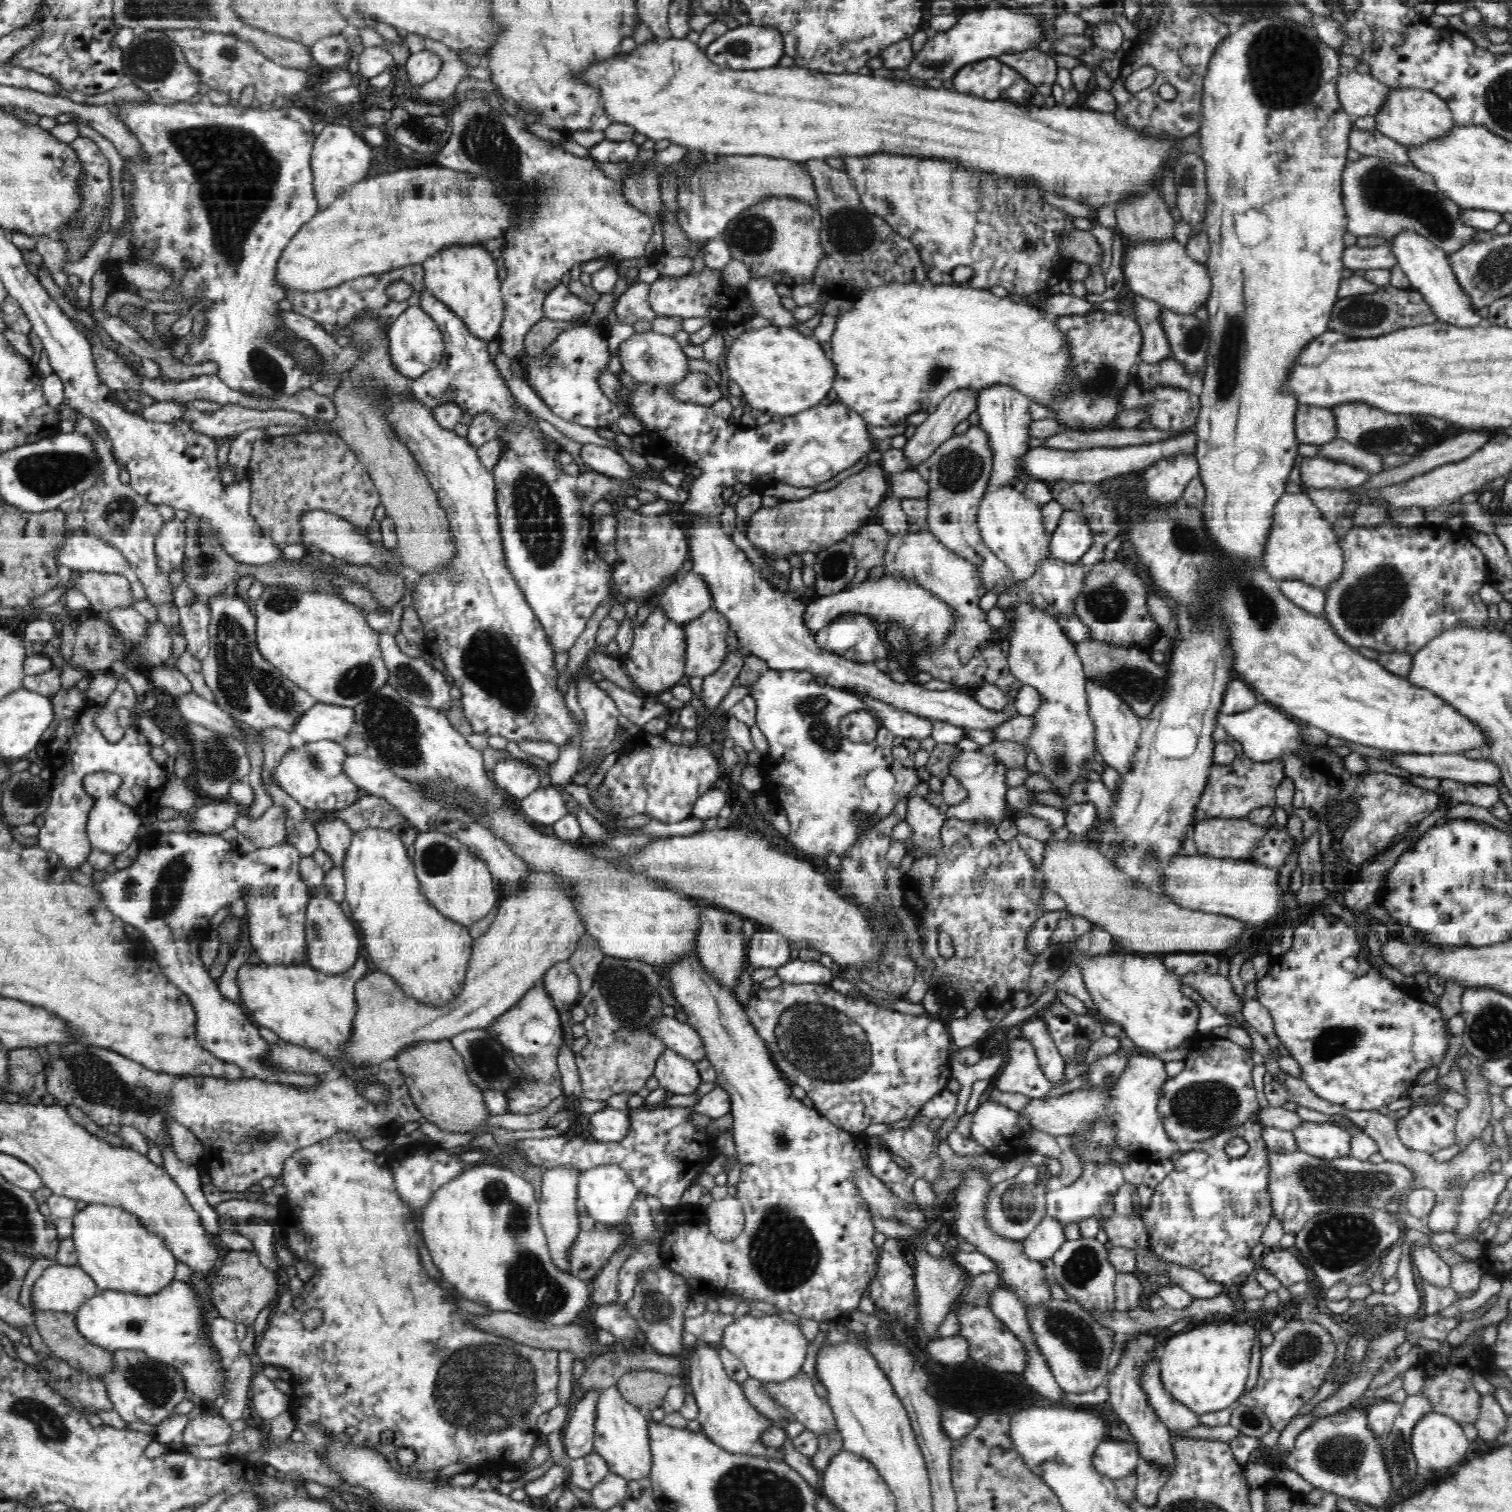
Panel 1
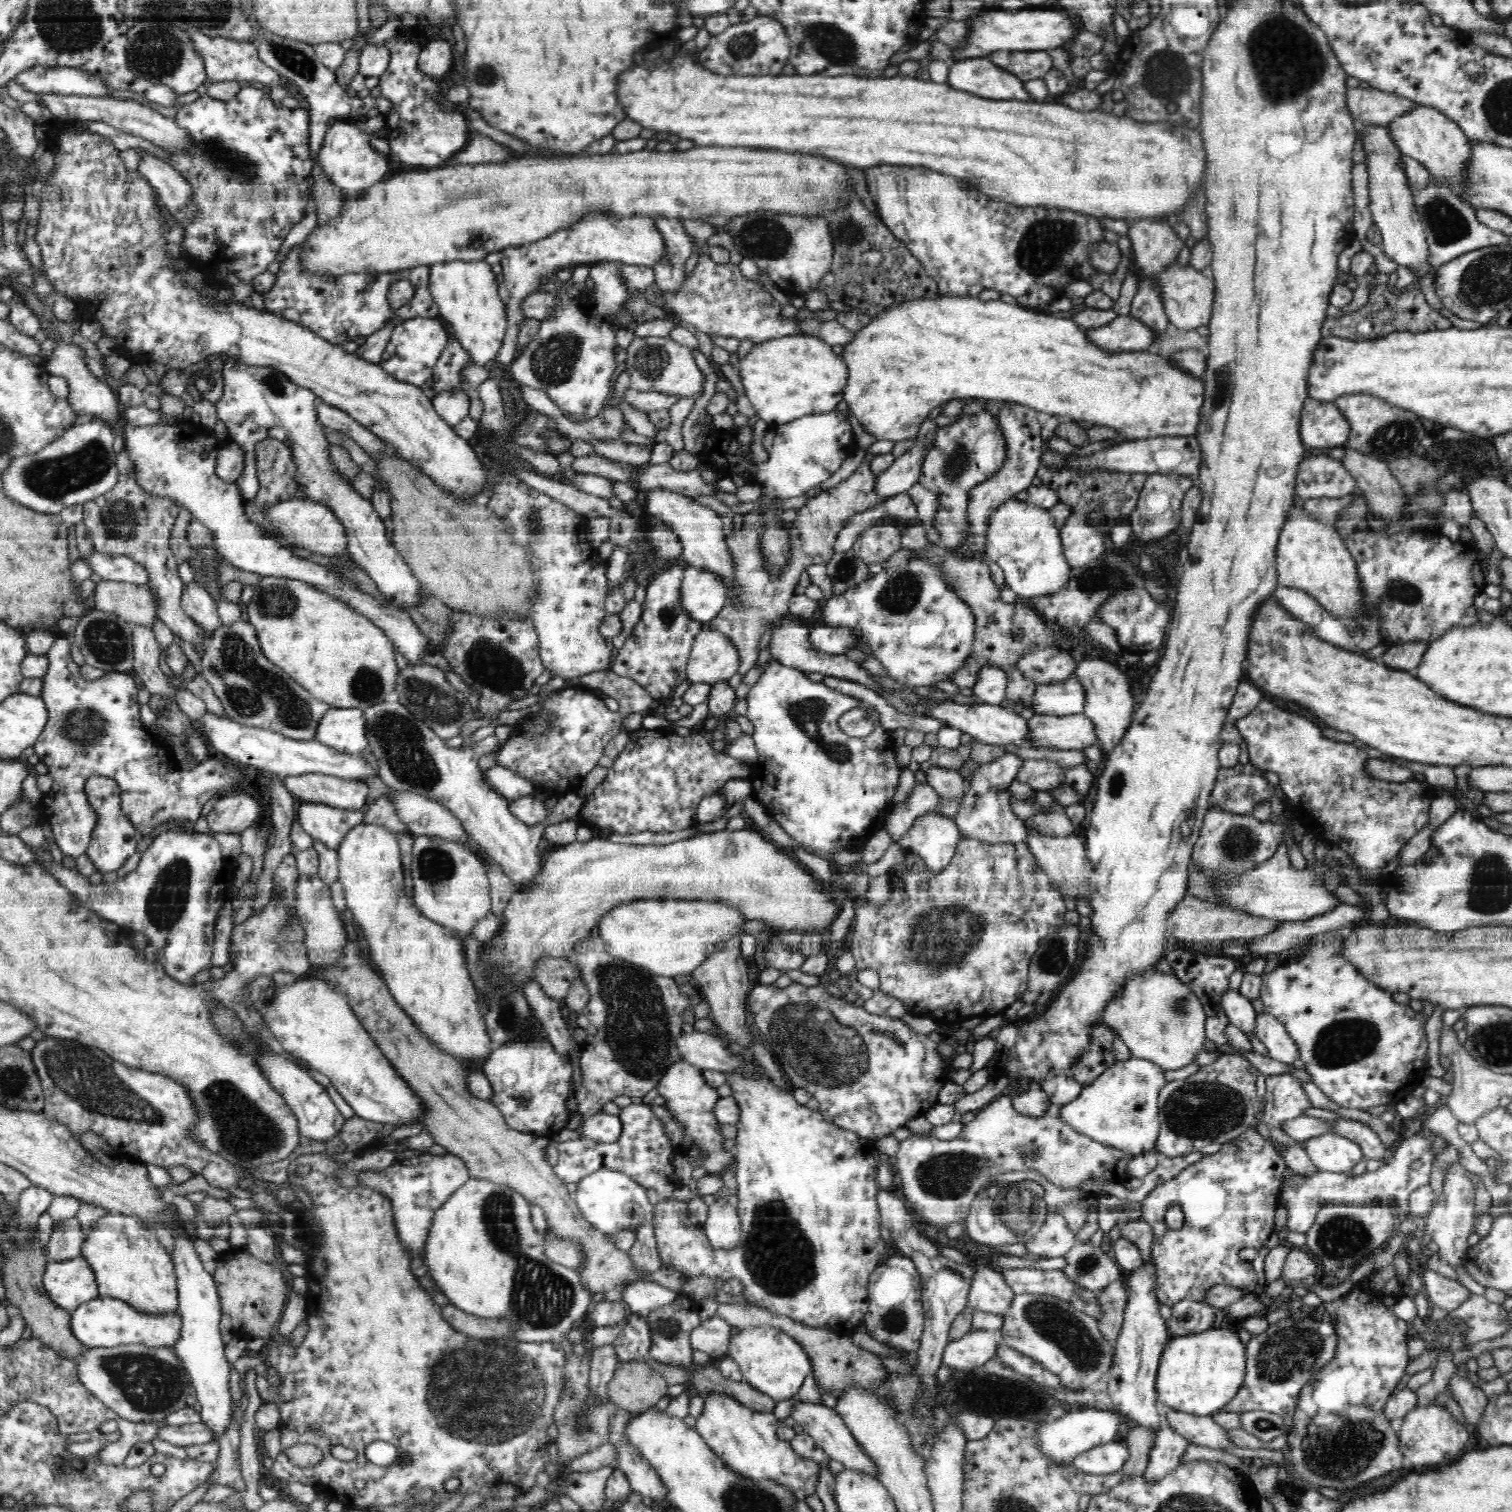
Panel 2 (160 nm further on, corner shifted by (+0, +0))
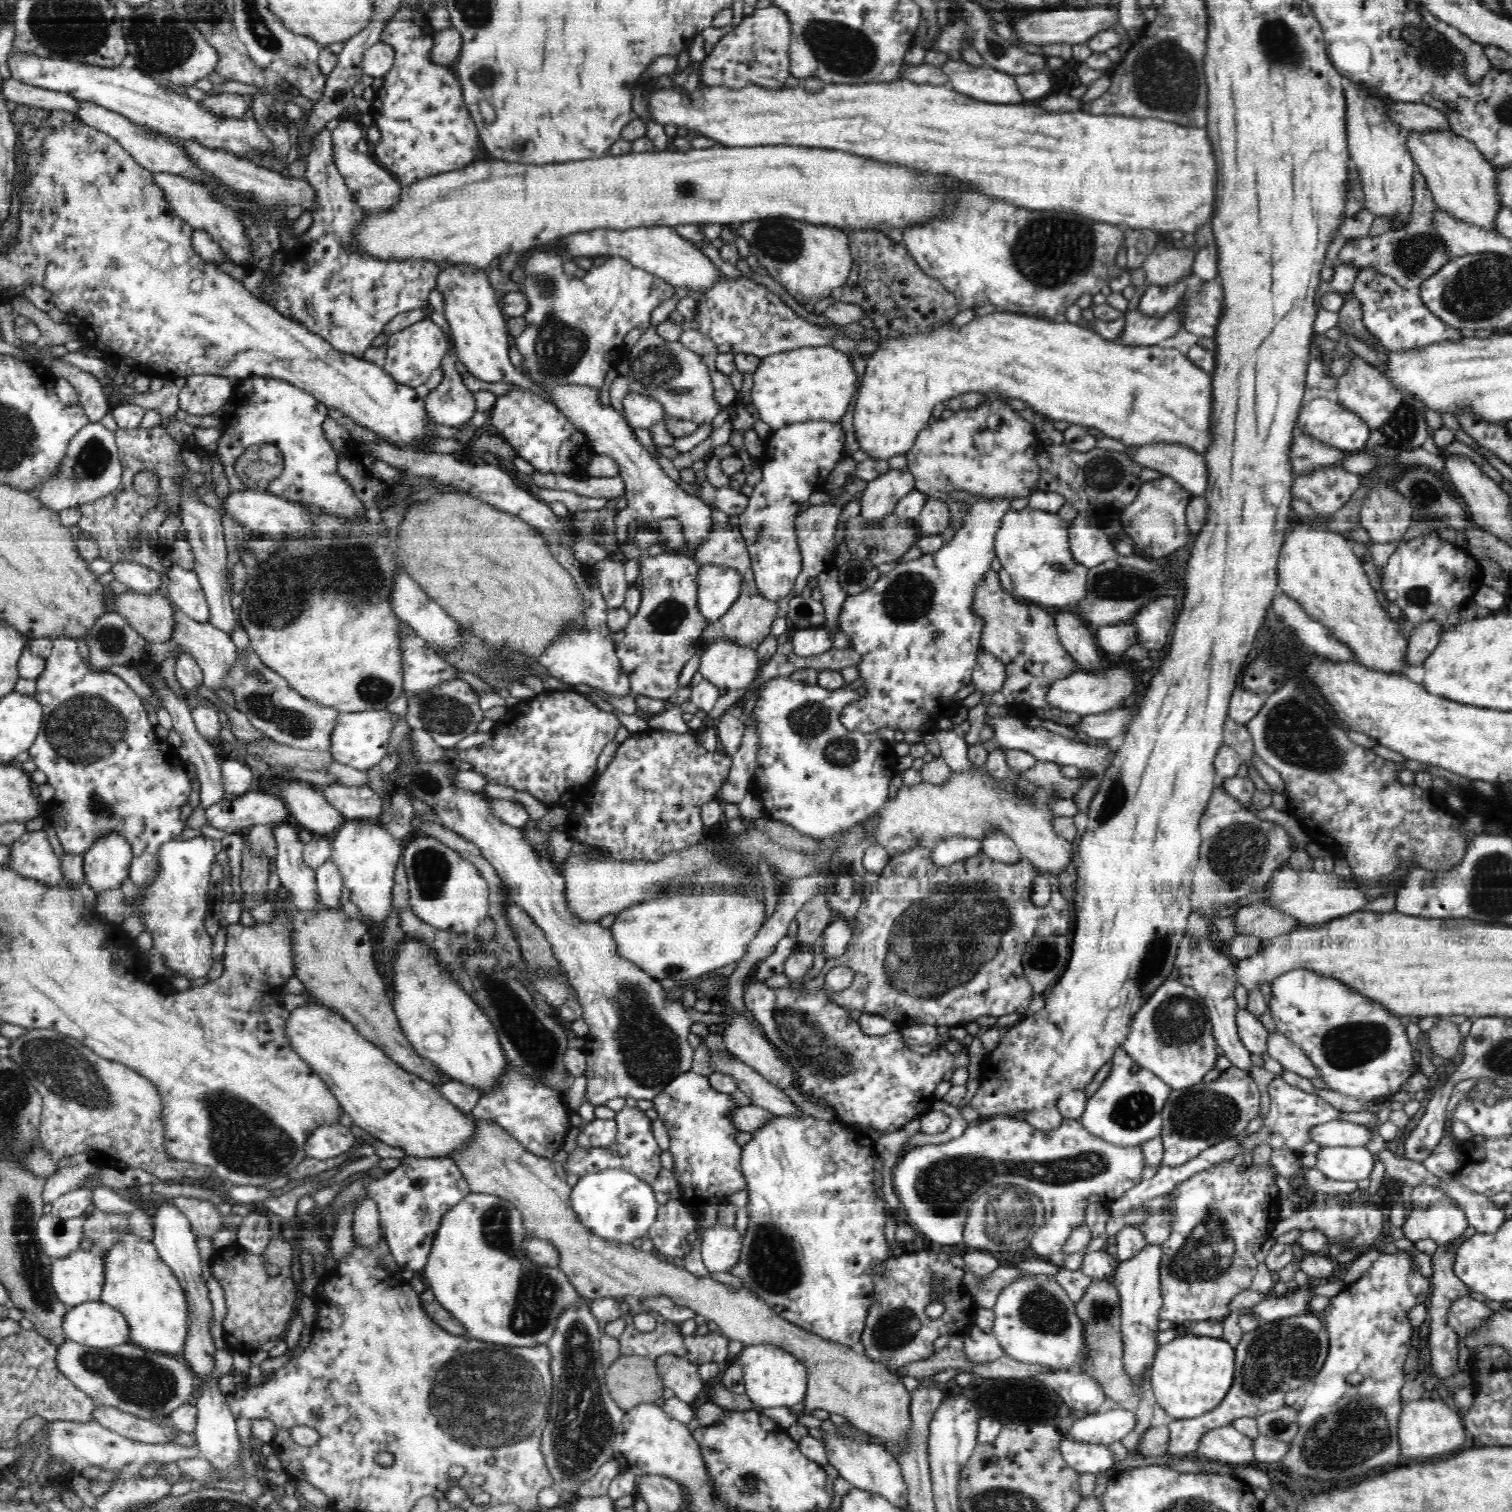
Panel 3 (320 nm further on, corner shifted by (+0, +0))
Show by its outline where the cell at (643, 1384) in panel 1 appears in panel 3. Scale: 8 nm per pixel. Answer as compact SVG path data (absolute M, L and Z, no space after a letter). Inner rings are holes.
M622 1355L614 1361L607 1368L605 1382L611 1397L624 1411L629 1411L642 1403L656 1402L658 1398L662 1397L665 1390L665 1382L662 1381L657 1372L655 1361L637 1355Z

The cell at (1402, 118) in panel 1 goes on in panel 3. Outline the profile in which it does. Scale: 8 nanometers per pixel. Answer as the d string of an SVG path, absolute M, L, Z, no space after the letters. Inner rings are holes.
M1412 129L1407 134L1406 147L1414 159L1417 170L1426 177L1433 201L1442 212L1495 232L1495 214L1503 207L1499 202L1495 170L1477 150L1477 146L1451 129Z

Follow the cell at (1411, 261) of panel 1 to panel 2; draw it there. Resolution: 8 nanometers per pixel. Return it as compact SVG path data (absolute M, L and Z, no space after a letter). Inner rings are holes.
M1376 125L1363 126L1357 134L1362 136L1362 146L1366 153L1366 166L1369 176L1369 208L1373 224L1376 225L1383 238L1383 250L1394 262L1402 264L1418 278L1418 282L1430 272L1430 253L1424 234L1424 224L1414 205L1414 195L1408 184L1406 173L1398 163L1401 151L1394 139L1390 138L1387 127Z

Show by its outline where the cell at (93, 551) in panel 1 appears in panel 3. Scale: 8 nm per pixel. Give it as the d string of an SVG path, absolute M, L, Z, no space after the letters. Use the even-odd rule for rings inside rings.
M128 561L114 563L110 572L118 581L127 584L130 590L140 594L156 593L161 581L158 571Z

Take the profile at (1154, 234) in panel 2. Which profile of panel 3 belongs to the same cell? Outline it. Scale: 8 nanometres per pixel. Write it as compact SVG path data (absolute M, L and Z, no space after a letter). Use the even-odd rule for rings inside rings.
M1170 247L1170 250L1164 250L1160 254L1150 254L1144 260L1142 268L1151 285L1174 285L1193 272L1194 258L1194 248L1176 250L1176 247Z

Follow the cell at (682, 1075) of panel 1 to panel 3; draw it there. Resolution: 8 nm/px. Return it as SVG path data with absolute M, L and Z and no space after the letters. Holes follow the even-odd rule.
M688 1069L667 1084L653 1098L653 1107L666 1127L670 1138L667 1150L674 1158L671 1172L679 1184L679 1201L690 1208L695 1218L703 1216L704 1208L730 1203L730 1196L746 1190L741 1167L742 1147L736 1143L740 1130L732 1123L736 1106L730 1094L711 1087L709 1078Z

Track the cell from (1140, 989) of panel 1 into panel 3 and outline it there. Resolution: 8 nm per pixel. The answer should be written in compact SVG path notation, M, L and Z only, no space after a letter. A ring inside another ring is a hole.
M1169 977L1132 1016L1122 1047L1142 1068L1153 1072L1174 1090L1198 1084L1214 1070L1219 1057L1216 1046L1204 999L1193 988Z

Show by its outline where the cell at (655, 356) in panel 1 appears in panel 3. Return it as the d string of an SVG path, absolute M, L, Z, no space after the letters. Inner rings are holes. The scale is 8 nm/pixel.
M645 329L637 343L629 351L631 375L629 377L629 391L642 394L658 401L664 408L667 418L694 422L696 425L711 424L724 407L714 399L714 388L710 371L698 354L685 348L680 341L666 340L655 330Z

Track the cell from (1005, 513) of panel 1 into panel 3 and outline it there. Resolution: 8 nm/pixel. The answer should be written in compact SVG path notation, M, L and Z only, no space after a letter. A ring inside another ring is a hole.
M1028 506L1022 510L1008 510L1002 517L998 532L995 532L995 555L1003 569L1012 577L1013 594L1022 600L1044 606L1072 606L1078 604L1086 596L1086 578L1088 568L1076 562L1067 534L1066 524L1057 513L1046 512L1042 509L1033 509Z

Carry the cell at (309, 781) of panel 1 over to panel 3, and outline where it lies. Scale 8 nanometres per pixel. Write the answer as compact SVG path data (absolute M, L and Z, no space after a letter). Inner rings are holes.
M338 783L318 787L332 807L348 820L376 821L382 814L382 799L368 785L344 785Z

